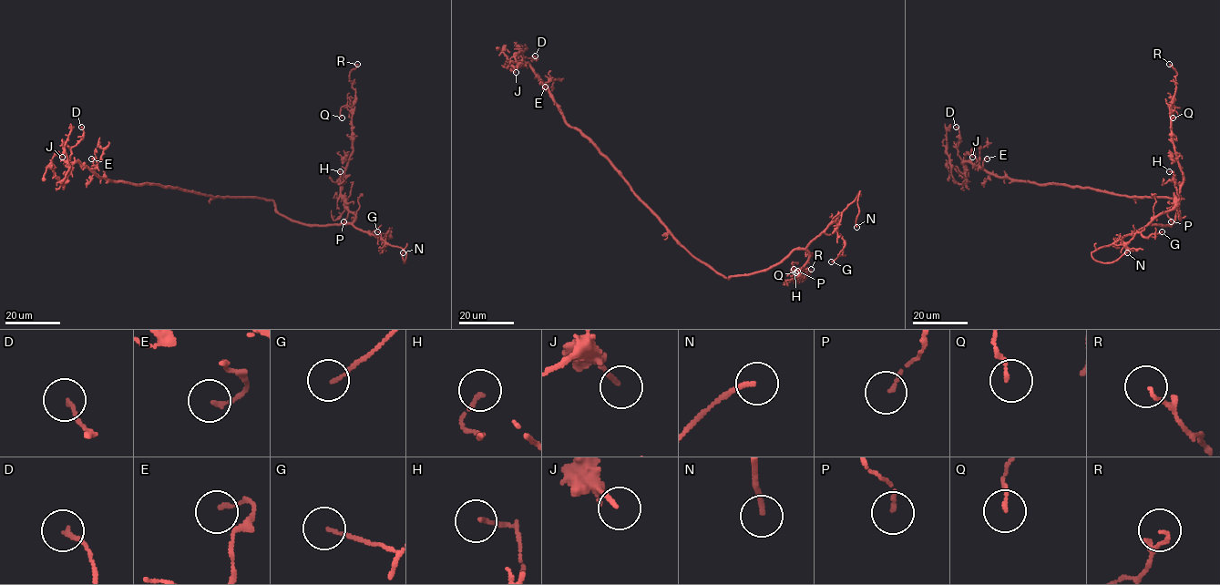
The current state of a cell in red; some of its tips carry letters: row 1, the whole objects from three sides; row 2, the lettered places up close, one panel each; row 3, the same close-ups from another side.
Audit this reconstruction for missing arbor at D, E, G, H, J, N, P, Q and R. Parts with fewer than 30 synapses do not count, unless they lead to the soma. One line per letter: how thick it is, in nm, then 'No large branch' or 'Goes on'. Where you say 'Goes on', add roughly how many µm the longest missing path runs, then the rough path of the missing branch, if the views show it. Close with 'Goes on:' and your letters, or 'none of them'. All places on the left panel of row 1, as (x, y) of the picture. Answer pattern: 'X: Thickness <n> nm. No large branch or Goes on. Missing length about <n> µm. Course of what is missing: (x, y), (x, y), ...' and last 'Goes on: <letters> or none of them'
D: Thickness 130 nm. No large branch
E: Thickness 130 nm. No large branch
G: Thickness 110 nm. No large branch
H: Thickness 110 nm. No large branch
J: Thickness 140 nm. No large branch
N: Thickness 150 nm. Goes on. Missing length about 10 µm
P: Thickness 110 nm. No large branch
Q: Thickness 120 nm. No large branch
R: Thickness 100 nm. No large branch
Goes on: N

